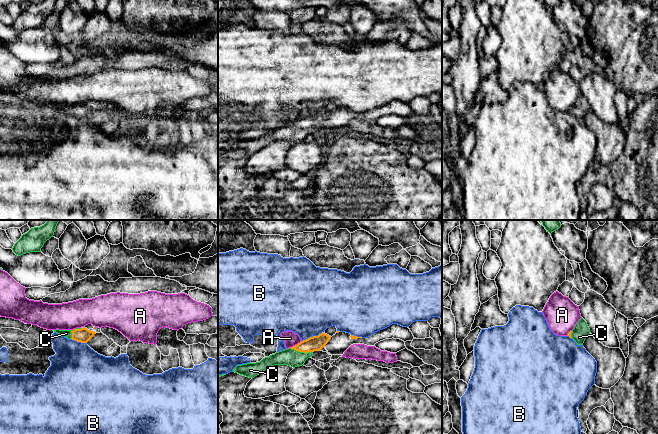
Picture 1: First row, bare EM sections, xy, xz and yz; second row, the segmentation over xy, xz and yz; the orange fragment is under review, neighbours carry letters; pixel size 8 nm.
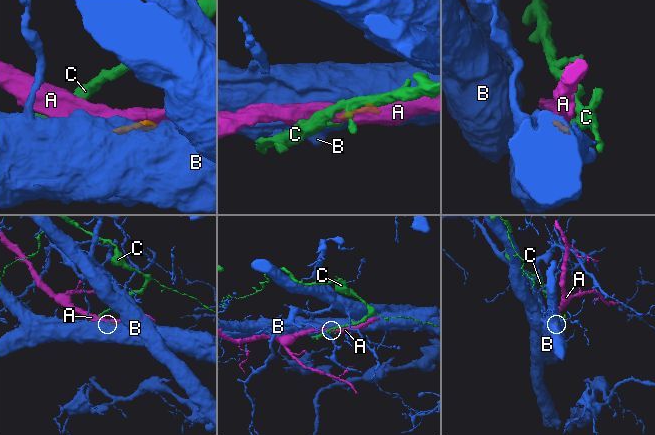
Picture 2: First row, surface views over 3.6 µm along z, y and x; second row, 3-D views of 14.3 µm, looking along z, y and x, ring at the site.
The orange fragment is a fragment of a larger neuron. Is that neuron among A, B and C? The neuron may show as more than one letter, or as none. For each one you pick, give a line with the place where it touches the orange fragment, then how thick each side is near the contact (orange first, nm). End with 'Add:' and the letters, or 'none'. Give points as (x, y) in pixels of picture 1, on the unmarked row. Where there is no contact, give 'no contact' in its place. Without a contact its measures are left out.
C: contact xz (301, 127); calibres 120 and 140 nm
Add: C

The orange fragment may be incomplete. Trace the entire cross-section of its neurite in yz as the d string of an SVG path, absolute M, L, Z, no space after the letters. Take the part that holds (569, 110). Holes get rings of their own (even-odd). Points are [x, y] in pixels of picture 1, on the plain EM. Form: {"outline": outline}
{"outline": "M581 94L575 101L574 105L570 107L567 112L572 114L577 119L577 121L583 121L586 113L589 110L590 105L587 101L587 98Z"}

